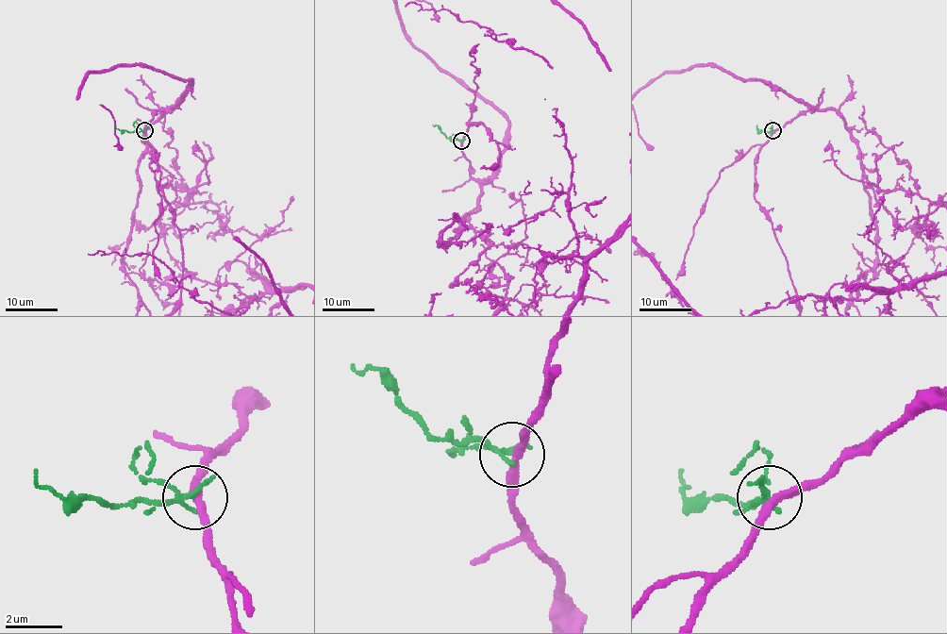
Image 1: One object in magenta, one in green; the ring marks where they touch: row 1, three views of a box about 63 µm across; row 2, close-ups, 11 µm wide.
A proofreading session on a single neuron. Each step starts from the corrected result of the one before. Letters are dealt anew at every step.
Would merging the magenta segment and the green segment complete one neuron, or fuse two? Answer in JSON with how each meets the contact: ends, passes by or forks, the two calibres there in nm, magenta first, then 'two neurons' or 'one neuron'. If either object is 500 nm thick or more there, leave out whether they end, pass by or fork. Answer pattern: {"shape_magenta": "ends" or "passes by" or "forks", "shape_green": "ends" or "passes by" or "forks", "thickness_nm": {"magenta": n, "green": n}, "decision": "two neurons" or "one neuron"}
{"shape_magenta": "passes by", "shape_green": "passes by", "thickness_nm": {"magenta": 280, "green": 170}, "decision": "two neurons"}

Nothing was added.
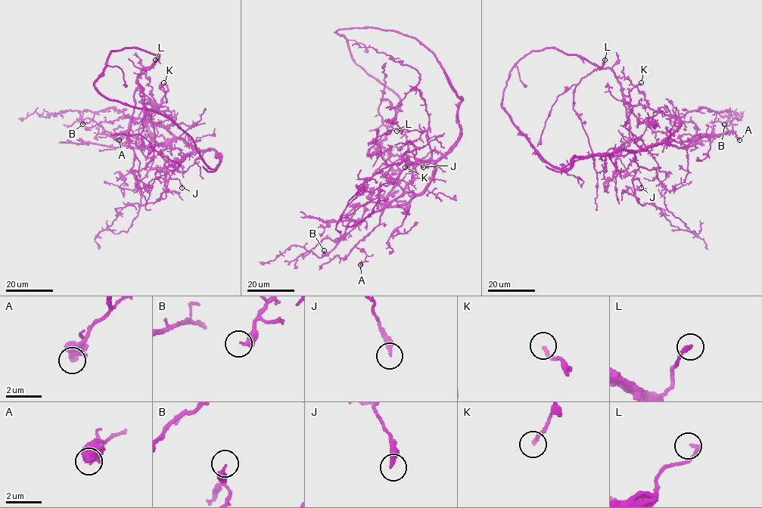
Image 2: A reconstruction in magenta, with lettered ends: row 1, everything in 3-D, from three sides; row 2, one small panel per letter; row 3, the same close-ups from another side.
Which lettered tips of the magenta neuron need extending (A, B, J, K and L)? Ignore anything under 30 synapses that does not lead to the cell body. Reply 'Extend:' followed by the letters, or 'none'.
Extend: none

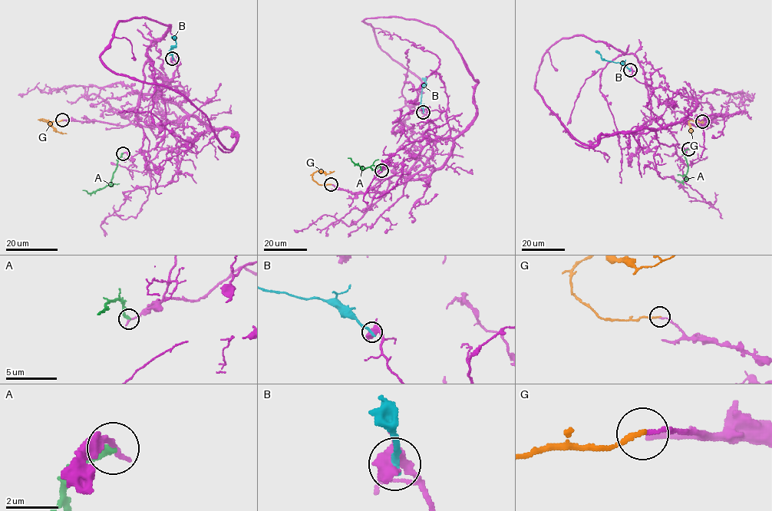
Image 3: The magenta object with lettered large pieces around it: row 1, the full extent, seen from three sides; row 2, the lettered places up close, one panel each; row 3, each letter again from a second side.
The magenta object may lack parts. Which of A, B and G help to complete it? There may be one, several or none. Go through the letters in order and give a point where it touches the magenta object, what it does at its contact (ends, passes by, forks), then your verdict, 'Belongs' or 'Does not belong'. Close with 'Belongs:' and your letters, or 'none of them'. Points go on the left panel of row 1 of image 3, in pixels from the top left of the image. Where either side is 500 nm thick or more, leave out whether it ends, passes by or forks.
A: Touches magenta at (123, 153). It ends there. Does not belong
B: Touches magenta at (172, 58). Does not belong
G: Touches magenta at (62, 120). It ends there. Belongs
Belongs: G

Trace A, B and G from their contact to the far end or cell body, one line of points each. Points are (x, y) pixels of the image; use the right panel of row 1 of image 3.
A: (688, 149), (684, 155), (687, 164), (687, 179), (682, 182), (675, 179)
B: (630, 70), (620, 63), (605, 60), (595, 51)
G: (702, 121), (690, 120), (688, 122), (692, 130), (689, 133)

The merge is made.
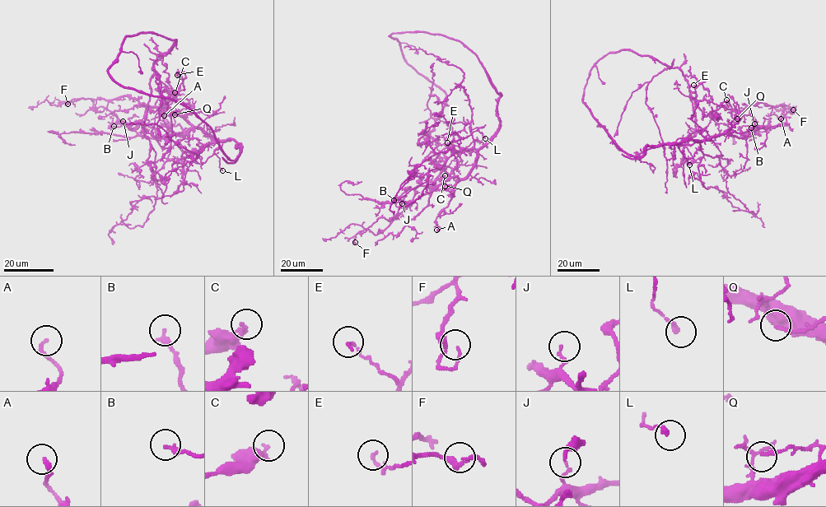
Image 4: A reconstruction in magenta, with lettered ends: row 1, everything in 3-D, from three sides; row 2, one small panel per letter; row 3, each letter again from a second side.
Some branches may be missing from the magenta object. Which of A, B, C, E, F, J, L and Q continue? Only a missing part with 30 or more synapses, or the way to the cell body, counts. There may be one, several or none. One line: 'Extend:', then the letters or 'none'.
Extend: none

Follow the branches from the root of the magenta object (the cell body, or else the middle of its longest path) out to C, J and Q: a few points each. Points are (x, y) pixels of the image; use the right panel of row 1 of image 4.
C: (598, 121), (622, 150), (641, 156), (648, 146), (720, 135), (739, 117), (726, 100)
J: (598, 121), (635, 156), (648, 146), (709, 140), (727, 130), (745, 137), (754, 123)
Q: (598, 121), (622, 150), (641, 156), (648, 146), (678, 143), (689, 138), (709, 140), (728, 130), (737, 118)

